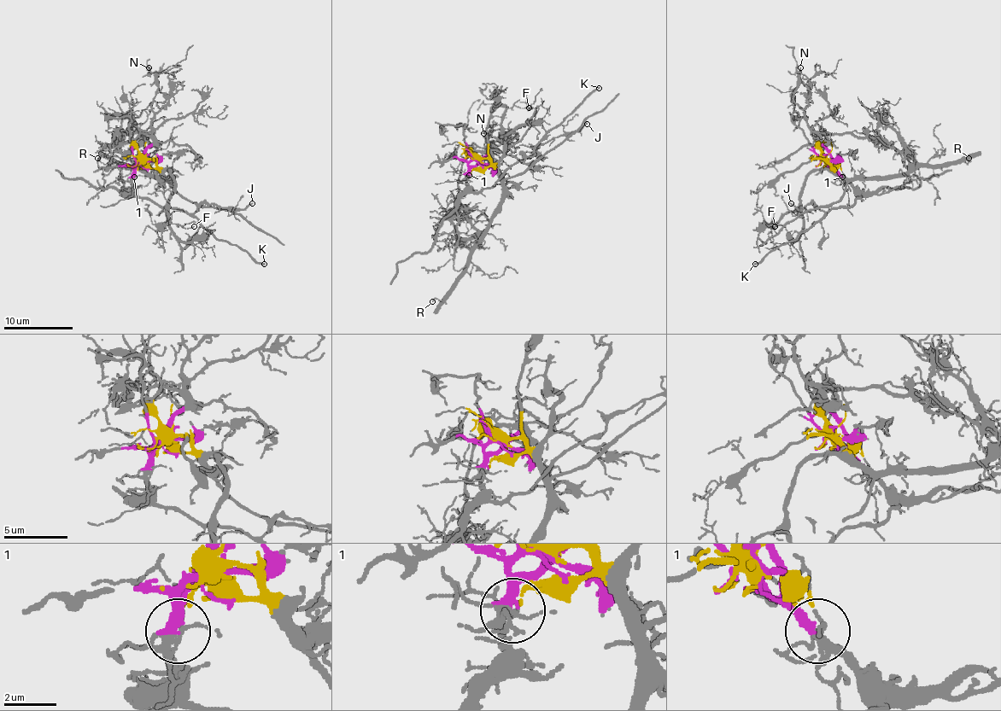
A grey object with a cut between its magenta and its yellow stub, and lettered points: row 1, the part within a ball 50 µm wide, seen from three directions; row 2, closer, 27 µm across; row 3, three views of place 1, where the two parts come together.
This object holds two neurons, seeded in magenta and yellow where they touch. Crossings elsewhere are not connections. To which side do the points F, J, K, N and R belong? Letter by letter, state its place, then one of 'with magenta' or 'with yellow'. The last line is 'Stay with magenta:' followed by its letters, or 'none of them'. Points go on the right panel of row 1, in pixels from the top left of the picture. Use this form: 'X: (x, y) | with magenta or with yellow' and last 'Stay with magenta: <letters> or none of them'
F: (775, 226) | with yellow
J: (791, 203) | with magenta
K: (755, 264) | with magenta
N: (800, 67) | with magenta
R: (968, 158) | with yellow
Stay with magenta: J, K, N

